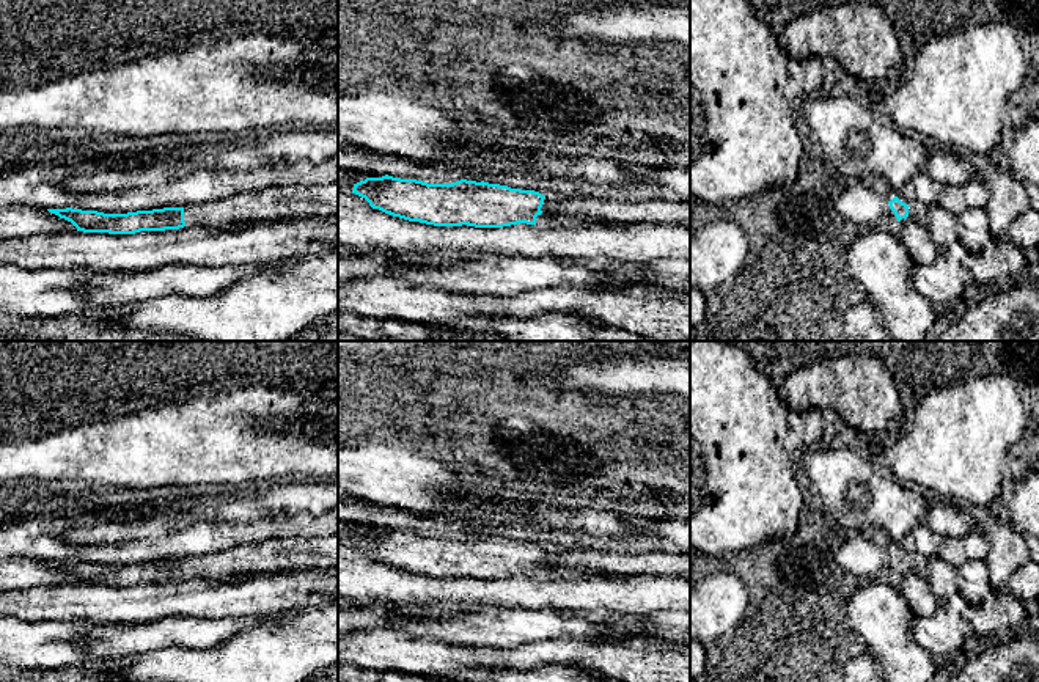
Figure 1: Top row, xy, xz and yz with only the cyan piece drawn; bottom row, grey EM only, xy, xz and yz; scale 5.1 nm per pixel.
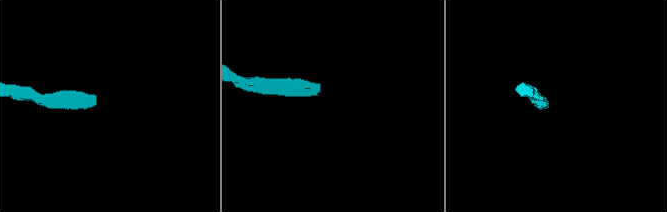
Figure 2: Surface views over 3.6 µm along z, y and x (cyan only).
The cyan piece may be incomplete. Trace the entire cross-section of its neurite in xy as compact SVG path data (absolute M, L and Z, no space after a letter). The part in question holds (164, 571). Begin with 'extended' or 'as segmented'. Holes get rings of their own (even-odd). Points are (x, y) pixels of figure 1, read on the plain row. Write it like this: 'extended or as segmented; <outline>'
extended; M338 533L316 537L278 537L201 556L127 566L72 559L47 563L71 574L77 583L83 585L135 586L200 577L223 580L283 567L338 566Z

